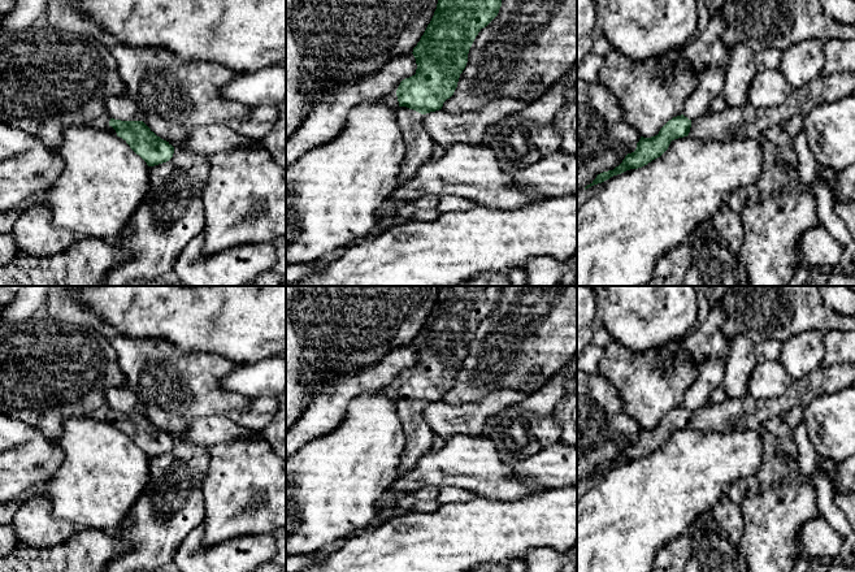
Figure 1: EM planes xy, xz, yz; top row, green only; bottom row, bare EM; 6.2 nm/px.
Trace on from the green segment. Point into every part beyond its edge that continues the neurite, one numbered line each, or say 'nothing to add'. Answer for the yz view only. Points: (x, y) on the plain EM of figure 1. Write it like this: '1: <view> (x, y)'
1: yz (749, 412)

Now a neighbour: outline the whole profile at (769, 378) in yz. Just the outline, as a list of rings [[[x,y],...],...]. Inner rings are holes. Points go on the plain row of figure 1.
[[[780,360],[758,361],[750,373],[748,395],[767,400],[786,393],[793,382]]]

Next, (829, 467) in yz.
[[[819,458],[817,459],[817,468],[823,473],[825,473],[830,480],[833,480],[837,474],[837,471],[838,471],[838,463],[832,459]]]

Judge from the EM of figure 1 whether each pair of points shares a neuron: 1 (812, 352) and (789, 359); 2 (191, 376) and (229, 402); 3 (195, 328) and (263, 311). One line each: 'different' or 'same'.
1: same
2: same
3: same

